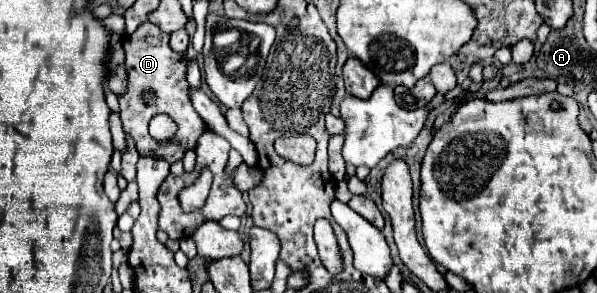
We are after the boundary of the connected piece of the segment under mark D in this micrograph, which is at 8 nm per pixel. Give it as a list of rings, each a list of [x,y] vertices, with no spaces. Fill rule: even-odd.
[[[143,22],[129,38],[125,38],[123,50],[125,50],[125,68],[127,68],[127,90],[117,98],[121,106],[121,122],[125,132],[133,136],[141,156],[165,158],[169,164],[181,160],[185,148],[195,148],[199,134],[207,130],[205,122],[195,112],[189,98],[189,84],[185,80],[189,64],[187,52],[171,50],[169,34],[165,34],[151,22]],[[161,112],[167,114],[177,124],[177,132],[169,142],[157,142],[155,138],[151,138],[147,130],[149,120]]]

